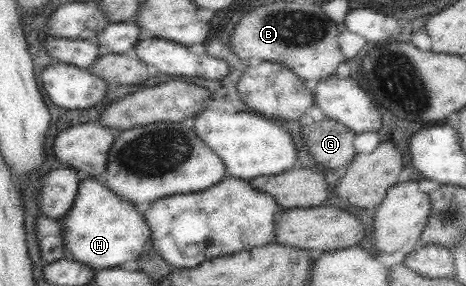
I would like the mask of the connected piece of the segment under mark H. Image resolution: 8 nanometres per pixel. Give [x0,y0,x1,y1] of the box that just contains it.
[61,177,152,270]

